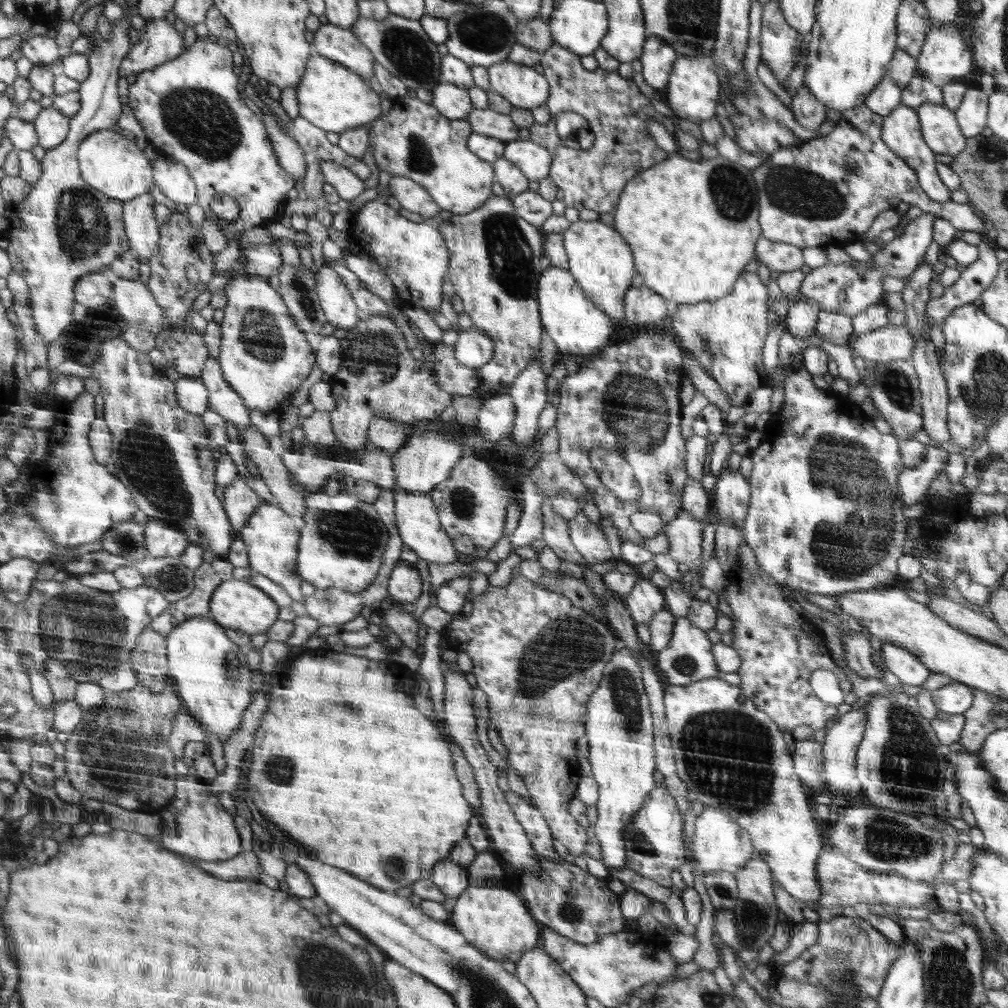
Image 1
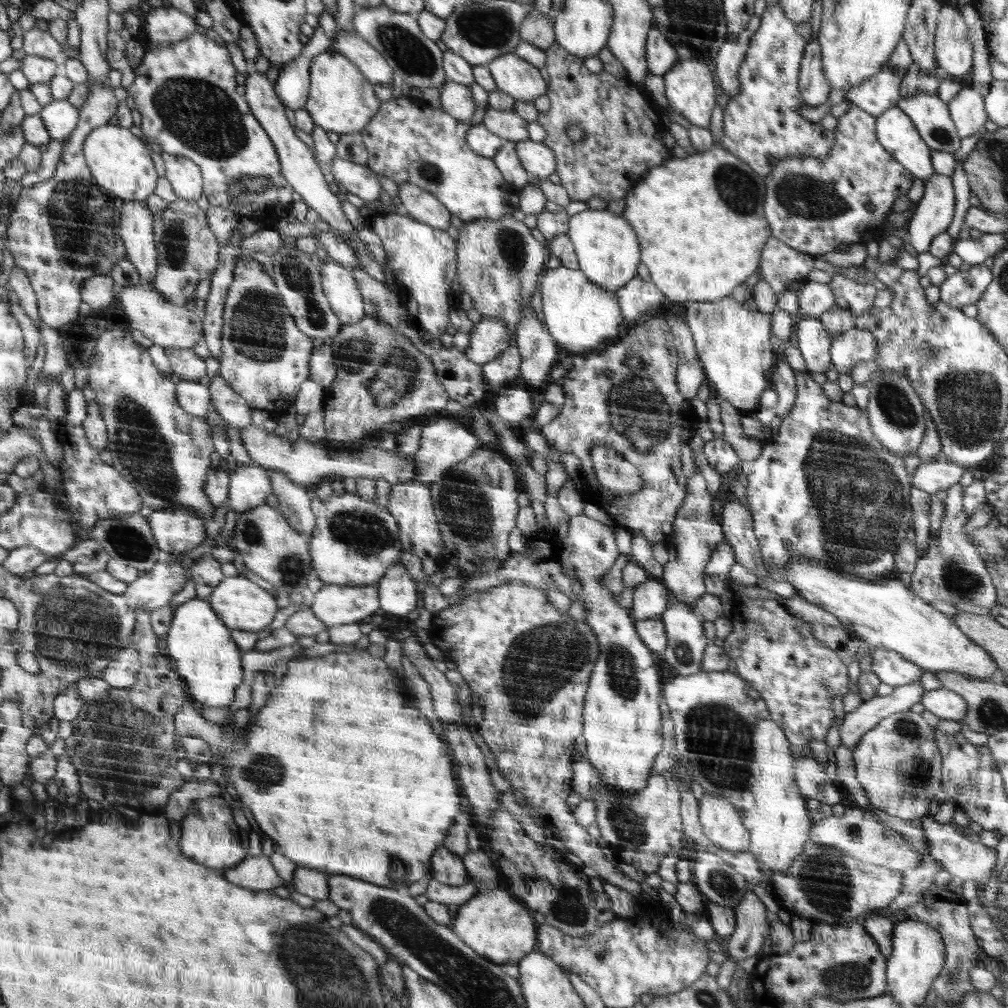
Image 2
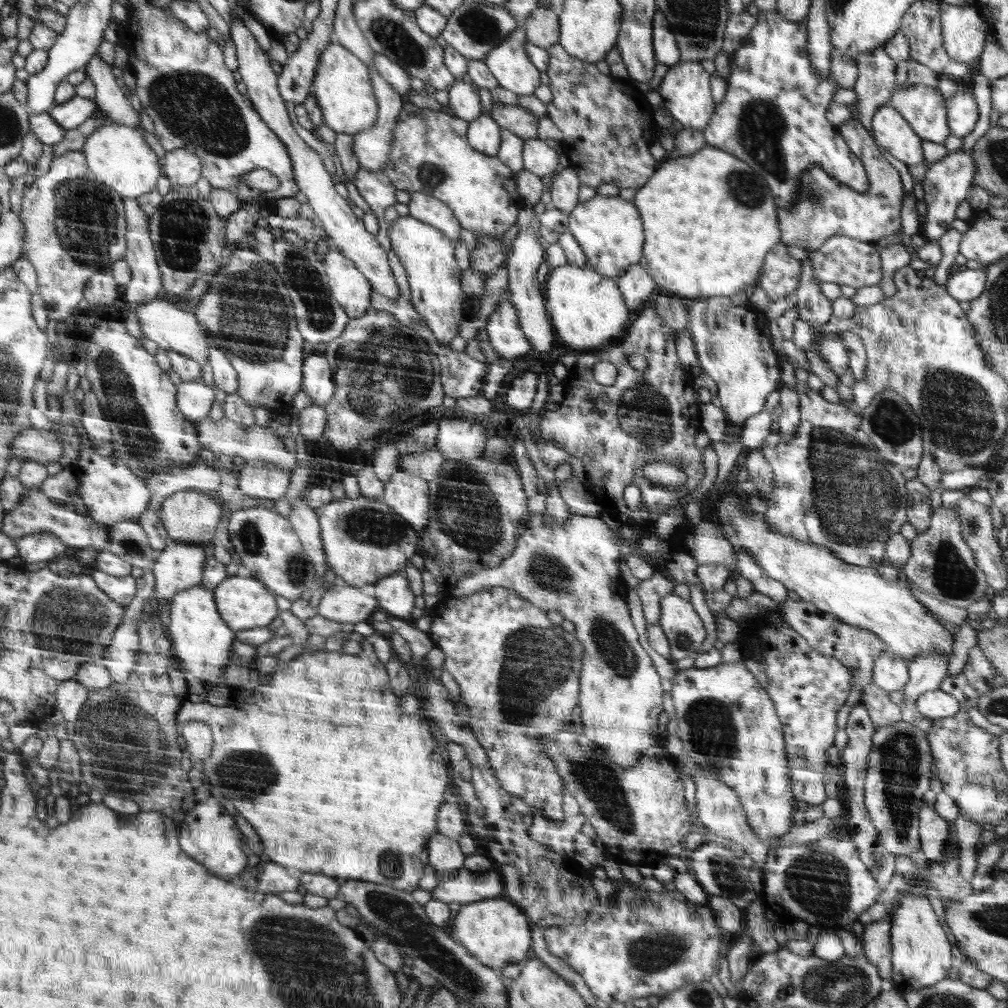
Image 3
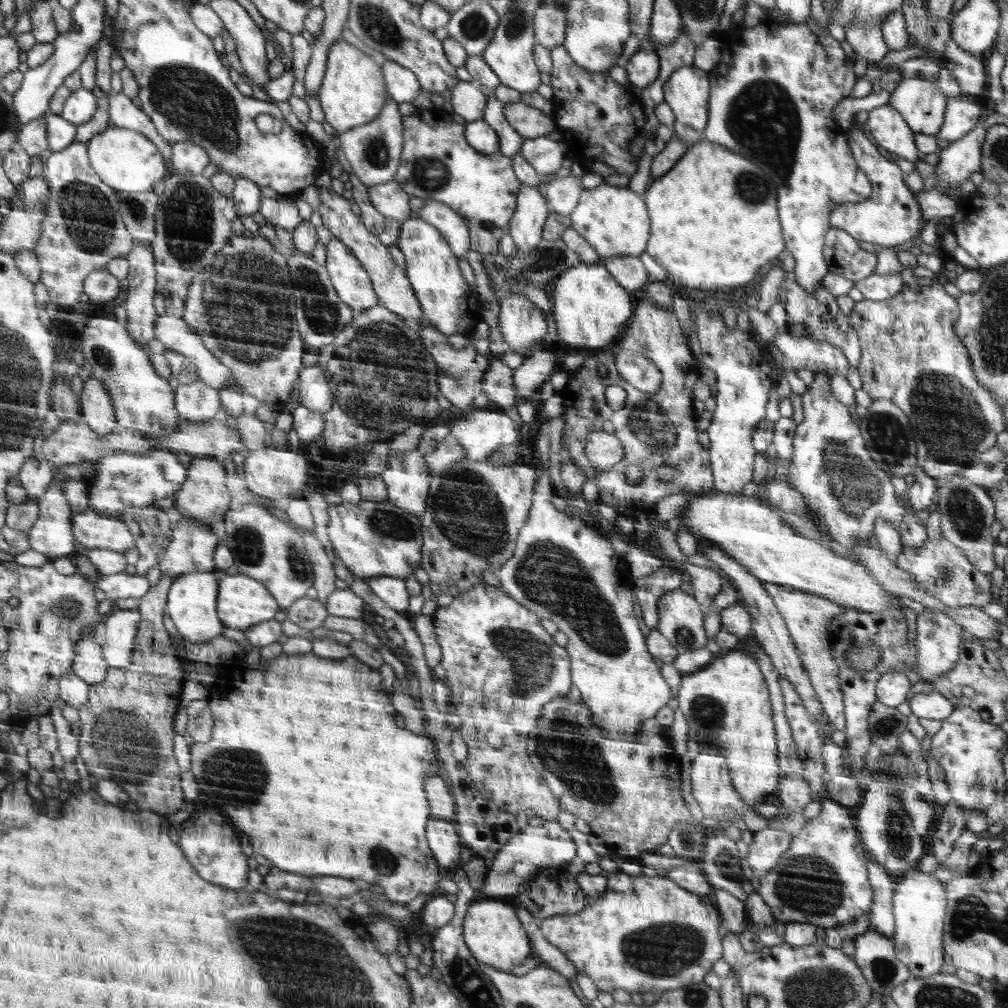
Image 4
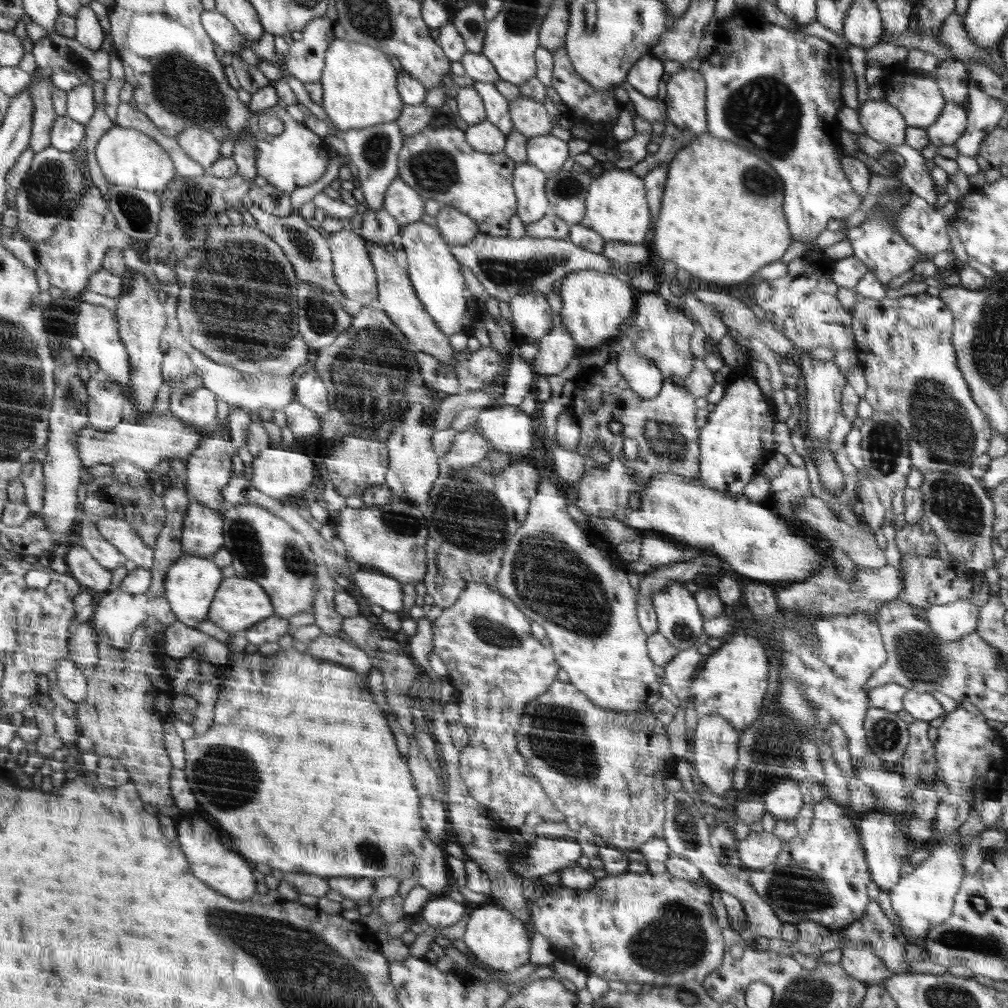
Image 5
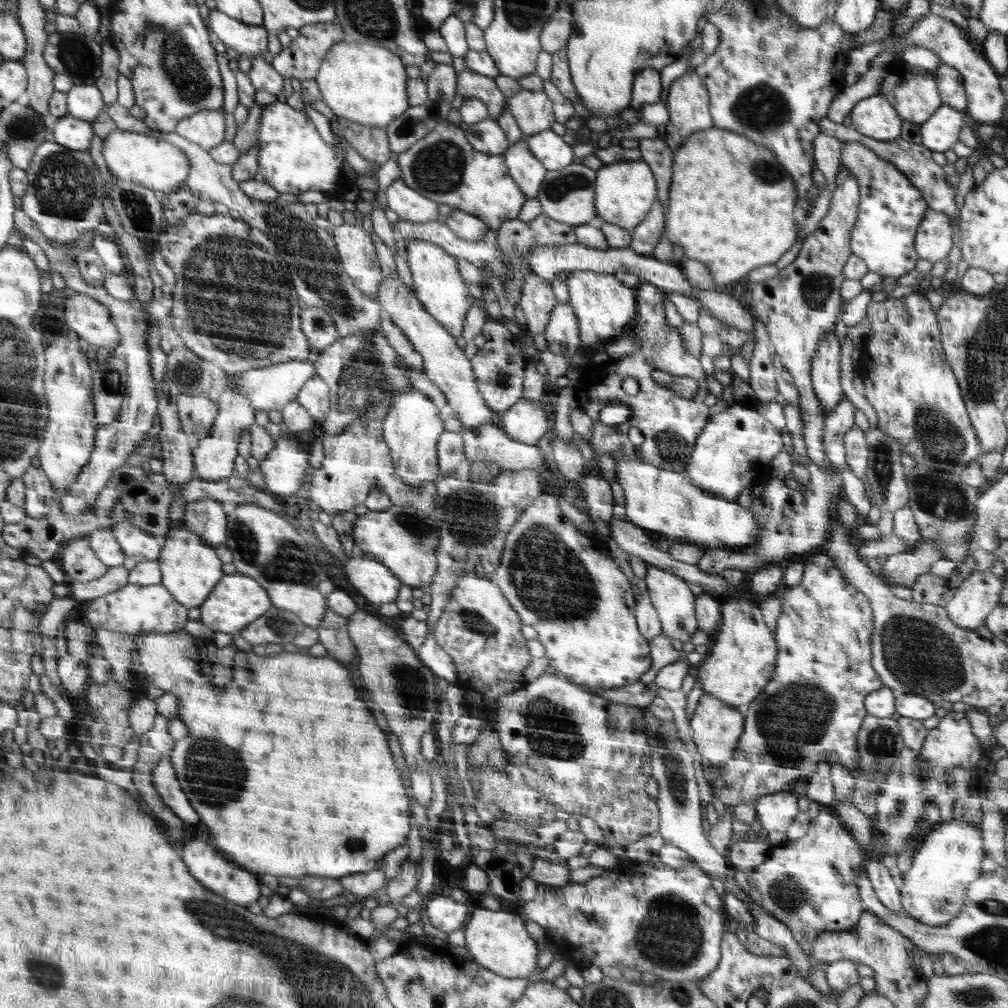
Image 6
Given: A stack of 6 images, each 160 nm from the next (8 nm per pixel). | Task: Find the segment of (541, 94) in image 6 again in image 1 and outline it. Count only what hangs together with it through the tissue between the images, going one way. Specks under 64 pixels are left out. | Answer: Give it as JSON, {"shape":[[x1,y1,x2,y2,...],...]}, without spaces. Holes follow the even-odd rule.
{"shape":[[490,107,485,109,473,108,466,118,474,132,486,136,496,137,505,142,519,138,519,127,515,121,504,113,496,112]]}

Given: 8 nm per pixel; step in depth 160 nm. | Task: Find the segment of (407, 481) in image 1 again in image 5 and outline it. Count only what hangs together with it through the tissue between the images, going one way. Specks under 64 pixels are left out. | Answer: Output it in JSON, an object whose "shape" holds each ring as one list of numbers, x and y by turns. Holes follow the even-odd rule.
{"shape":[[492,406,480,410,477,418,480,438,490,442,492,451,520,454,532,446,532,418,518,407]]}

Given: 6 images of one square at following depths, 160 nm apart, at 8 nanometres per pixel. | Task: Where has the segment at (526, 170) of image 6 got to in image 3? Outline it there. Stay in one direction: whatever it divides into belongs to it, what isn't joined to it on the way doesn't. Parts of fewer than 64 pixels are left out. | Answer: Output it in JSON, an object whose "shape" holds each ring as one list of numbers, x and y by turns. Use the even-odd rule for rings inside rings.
{"shape":[[530,205,524,206,515,223,518,224,518,235,514,241,512,256,507,260,508,287,512,295,507,300,510,300,518,309,519,323,522,325,528,340,531,341,531,349,536,354,544,354,550,351,554,340,556,340,556,334,545,307,544,294,539,291,538,280,536,279,538,267,542,262,545,262,545,244,540,241,537,235,541,229,540,221,536,213,534,213,534,207]]}

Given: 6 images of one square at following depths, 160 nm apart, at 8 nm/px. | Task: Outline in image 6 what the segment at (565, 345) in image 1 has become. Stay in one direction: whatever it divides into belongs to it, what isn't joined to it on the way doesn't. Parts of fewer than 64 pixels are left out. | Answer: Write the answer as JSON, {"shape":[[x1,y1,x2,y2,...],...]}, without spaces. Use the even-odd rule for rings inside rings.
{"shape":[[574,271,566,278,569,290,570,303,573,306,578,319,579,337,582,346,612,338,621,337,630,320,636,316,638,296,634,296,634,290,628,288,623,281,613,274,604,274,594,271]]}

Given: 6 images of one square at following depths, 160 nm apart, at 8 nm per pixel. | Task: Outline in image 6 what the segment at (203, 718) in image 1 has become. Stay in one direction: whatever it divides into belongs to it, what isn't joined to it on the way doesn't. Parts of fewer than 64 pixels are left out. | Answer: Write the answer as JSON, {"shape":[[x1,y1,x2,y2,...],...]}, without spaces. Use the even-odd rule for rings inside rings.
{"shape":[[186,522,179,527,169,528,164,537,163,548,157,559,161,570,161,583,186,608,200,608,225,575,222,572,223,561,216,556,216,550,212,550,211,545,186,526]]}

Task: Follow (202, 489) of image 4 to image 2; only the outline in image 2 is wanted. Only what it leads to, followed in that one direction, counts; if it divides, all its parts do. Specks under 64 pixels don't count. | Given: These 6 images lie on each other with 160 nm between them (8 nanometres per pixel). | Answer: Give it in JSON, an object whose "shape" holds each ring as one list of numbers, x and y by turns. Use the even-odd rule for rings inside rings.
{"shape":[[164,508,148,520,158,548,170,555,191,555,203,549,204,521,186,508]]}

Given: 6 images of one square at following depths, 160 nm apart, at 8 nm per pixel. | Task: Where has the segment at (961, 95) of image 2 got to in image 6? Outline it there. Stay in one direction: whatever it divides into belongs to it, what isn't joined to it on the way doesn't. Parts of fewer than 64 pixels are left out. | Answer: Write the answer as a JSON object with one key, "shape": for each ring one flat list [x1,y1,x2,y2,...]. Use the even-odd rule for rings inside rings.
{"shape":[[940,105,934,114,921,124,921,144,934,152,946,152,958,141,958,134,964,124,969,123,966,115,948,105]]}

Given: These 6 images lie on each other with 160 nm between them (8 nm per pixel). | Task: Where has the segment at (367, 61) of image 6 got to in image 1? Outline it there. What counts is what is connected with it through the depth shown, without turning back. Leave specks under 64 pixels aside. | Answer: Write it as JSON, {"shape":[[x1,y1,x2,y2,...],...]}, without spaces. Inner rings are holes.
{"shape":[[313,54,307,60,303,78,296,86,299,115,314,126,326,132,341,133,354,129,379,118,382,108,378,94,349,68,323,57]]}

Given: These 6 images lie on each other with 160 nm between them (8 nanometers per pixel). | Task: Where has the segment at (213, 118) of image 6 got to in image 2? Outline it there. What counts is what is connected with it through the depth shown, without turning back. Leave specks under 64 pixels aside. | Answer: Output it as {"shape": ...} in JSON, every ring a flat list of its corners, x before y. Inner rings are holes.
{"shape":[[162,152,159,154,164,177,168,179,178,198,195,200,203,191,203,180,199,166,182,155]]}

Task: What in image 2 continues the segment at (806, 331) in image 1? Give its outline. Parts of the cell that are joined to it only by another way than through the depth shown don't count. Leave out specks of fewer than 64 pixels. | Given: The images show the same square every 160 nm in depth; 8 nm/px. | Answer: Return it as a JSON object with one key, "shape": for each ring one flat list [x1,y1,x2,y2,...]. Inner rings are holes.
{"shape":[[807,281,796,290,796,294,801,317,819,317,836,306,834,293,828,283]]}

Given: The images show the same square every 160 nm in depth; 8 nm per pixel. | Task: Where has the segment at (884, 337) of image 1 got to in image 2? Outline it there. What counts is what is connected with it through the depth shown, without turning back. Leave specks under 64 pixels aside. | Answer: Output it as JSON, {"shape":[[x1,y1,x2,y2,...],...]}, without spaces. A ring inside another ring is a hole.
{"shape":[[857,328,841,332,831,340,829,350,832,368,839,374,849,374,855,364,872,362,877,350,877,340,867,330]]}

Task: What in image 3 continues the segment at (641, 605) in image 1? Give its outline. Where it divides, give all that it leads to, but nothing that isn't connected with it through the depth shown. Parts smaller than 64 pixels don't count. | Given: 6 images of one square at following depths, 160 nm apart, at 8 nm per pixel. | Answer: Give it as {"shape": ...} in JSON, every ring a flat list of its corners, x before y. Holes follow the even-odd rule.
{"shape":[[656,569,653,575,639,582,637,594,640,597,647,624,656,624,662,612,662,600,674,590,671,578,664,578]]}

